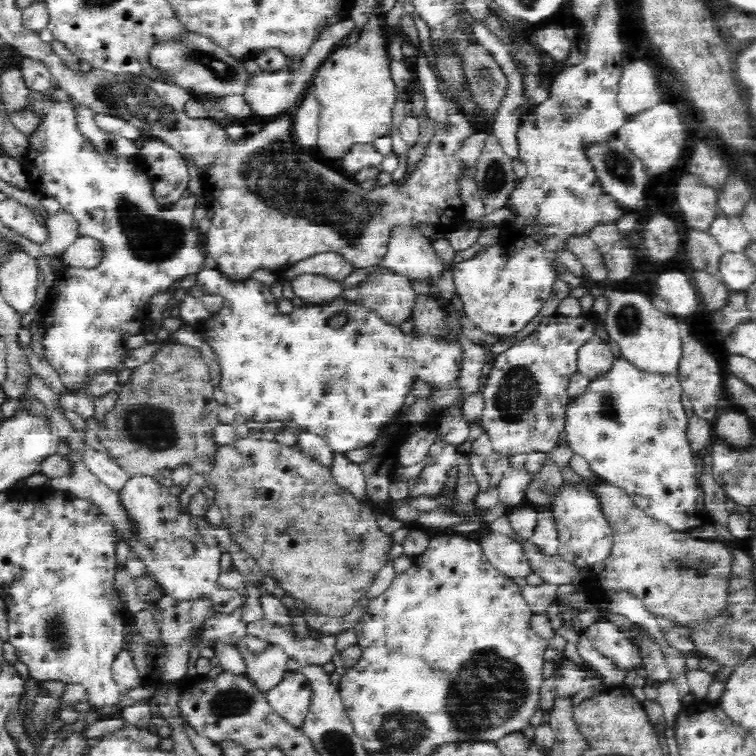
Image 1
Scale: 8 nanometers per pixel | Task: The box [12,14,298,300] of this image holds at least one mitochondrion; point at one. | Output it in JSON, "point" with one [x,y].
{"point":[131,98]}

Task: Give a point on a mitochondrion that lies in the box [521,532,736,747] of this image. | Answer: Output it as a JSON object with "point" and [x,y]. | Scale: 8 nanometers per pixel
{"point":[691,566]}

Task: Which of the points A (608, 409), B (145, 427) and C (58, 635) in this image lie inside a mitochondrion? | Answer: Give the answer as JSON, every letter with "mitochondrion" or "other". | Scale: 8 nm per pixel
{"A":"mitochondrion","B":"mitochondrion","C":"mitochondrion"}

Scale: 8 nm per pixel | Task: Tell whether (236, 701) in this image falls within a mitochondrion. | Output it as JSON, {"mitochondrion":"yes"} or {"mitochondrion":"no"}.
{"mitochondrion":"yes"}

